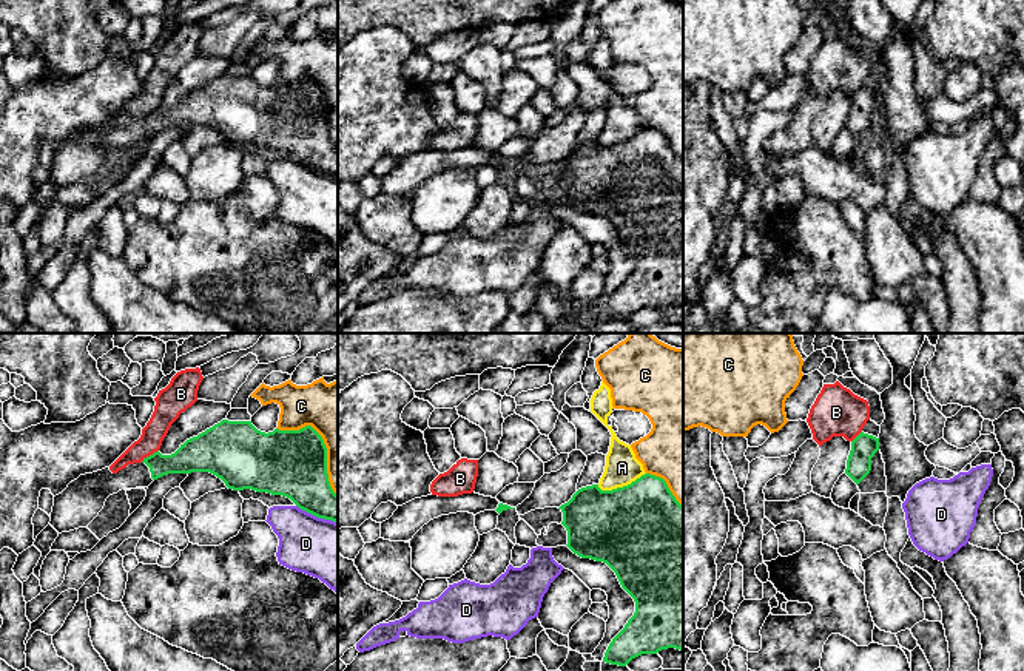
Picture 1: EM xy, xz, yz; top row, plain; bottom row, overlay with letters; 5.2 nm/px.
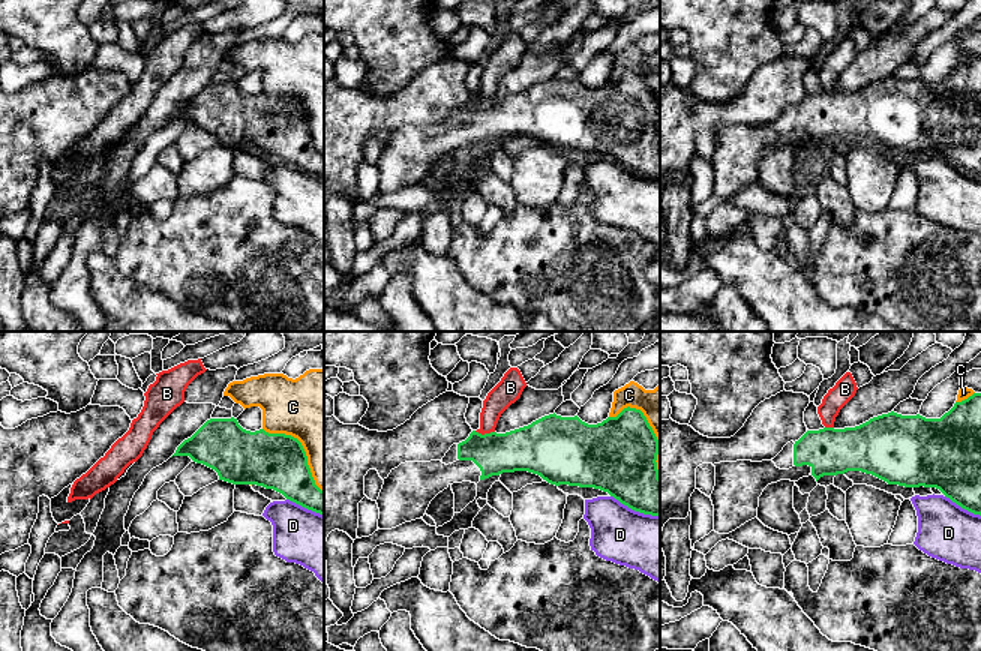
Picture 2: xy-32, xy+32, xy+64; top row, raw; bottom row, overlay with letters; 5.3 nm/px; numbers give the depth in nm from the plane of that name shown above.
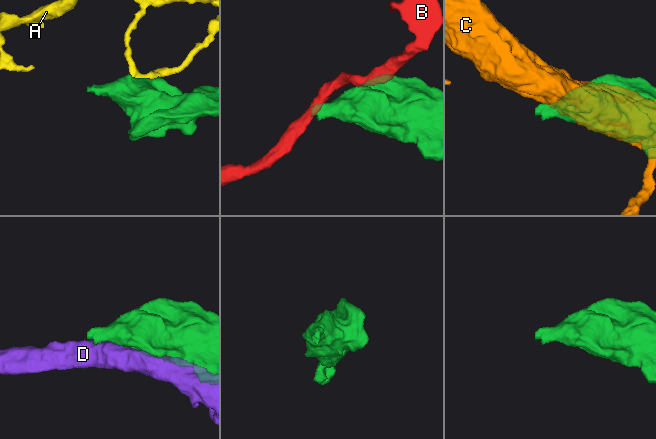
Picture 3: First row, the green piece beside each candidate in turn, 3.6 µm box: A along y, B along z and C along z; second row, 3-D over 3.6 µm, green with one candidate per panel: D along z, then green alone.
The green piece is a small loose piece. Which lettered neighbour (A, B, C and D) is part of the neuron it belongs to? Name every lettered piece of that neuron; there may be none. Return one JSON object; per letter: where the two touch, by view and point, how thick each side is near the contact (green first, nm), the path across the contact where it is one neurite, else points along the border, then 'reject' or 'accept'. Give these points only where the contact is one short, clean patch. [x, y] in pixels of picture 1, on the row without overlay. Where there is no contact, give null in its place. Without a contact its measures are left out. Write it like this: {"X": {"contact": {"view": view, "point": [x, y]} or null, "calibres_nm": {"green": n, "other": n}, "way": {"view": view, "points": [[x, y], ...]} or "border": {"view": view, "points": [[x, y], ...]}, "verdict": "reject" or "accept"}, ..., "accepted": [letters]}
{"A": {"contact": {"view": "xz", "point": [620, 142]}, "calibres_nm": {"green": 500, "other": 180}, "verdict": "reject"}, "B": {"contact": {"view": "xy", "point": [150, 110]}, "calibres_nm": {"green": 190, "other": 140}, "border": {"view": "xy", "points": [[158, 104], [141, 116]]}, "verdict": "reject"}, "C": {"contact": {"view": "xy", "point": [324, 99]}, "calibres_nm": {"green": 360, "other": 300}, "verdict": "reject"}, "D": {"contact": {"view": "xy", "point": [316, 170]}, "calibres_nm": {"green": 280, "other": 320}, "verdict": "reject"}, "accepted": []}

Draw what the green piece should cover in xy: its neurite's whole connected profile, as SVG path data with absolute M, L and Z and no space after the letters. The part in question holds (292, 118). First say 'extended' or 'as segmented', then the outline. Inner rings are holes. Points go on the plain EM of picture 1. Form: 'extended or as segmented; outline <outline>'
extended; outline M222 74L171 110L157 105L117 128L105 122L80 130L54 151L49 179L59 188L88 182L109 150L148 142L168 128L191 126L210 126L233 145L287 151L299 164L338 177L338 150L328 136L327 102L312 80L265 88L251 76Z

